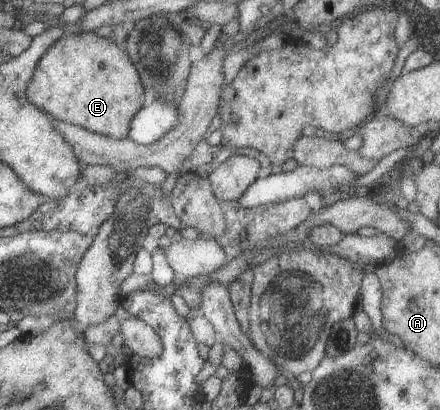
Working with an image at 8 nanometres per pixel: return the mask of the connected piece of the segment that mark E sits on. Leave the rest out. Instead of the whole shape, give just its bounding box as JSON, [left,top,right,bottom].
[27,31,144,140]

